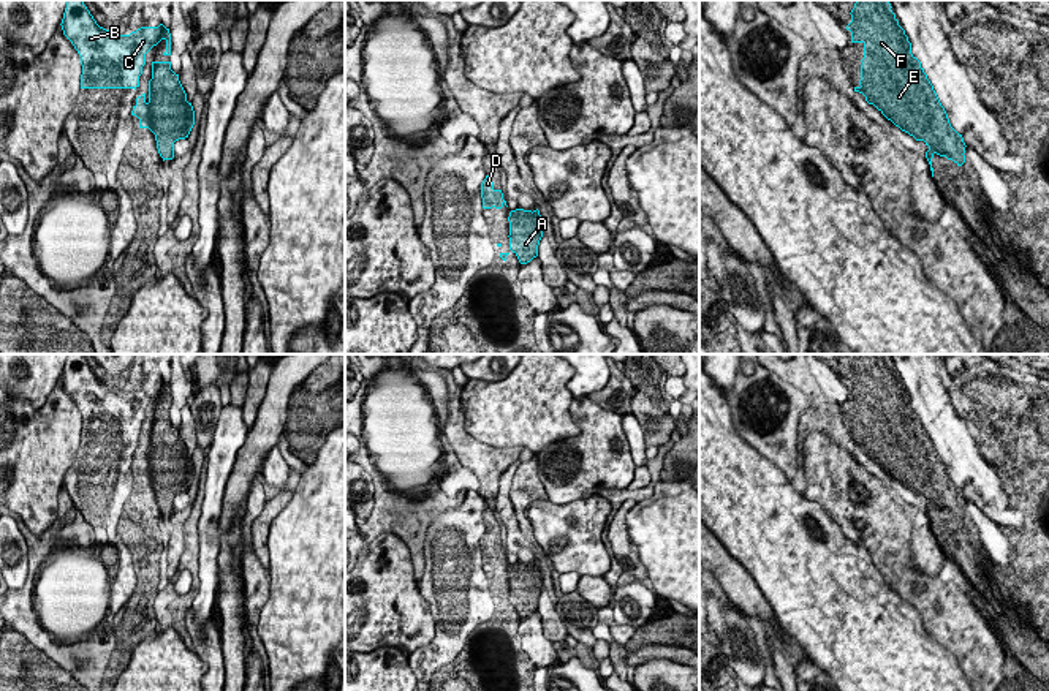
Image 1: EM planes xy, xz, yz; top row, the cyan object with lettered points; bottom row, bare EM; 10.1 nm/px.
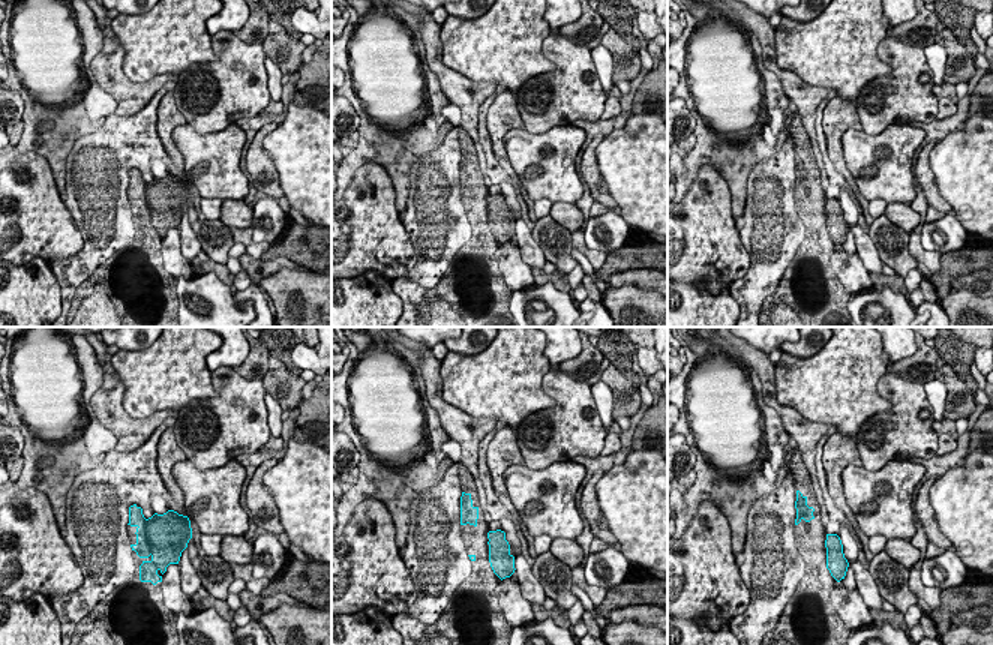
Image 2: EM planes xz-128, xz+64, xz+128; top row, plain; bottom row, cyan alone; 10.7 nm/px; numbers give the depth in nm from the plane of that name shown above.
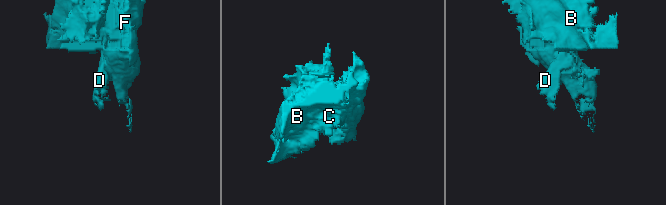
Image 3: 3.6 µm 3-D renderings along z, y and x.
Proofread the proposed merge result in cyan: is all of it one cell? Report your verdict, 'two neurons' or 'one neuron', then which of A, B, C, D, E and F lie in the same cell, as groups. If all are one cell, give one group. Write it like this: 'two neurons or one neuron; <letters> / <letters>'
one neuron; A B C D E F

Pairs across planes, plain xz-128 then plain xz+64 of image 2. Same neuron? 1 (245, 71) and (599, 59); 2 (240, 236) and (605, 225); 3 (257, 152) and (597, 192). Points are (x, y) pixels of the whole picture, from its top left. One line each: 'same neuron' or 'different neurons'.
1: different neurons
2: different neurons
3: same neuron

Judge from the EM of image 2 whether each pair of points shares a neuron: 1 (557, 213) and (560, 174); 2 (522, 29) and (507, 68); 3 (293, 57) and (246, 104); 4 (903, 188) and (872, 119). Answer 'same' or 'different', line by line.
1: different
2: same
3: different
4: different

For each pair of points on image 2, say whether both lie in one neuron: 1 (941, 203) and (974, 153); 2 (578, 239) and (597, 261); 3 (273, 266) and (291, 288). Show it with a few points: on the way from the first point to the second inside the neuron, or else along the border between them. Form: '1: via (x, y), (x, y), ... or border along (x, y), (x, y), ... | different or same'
1: border along (930, 165), (938, 192), (951, 209) | different
2: via (581, 245), (591, 255) | same
3: border along (308, 269), (279, 269), (266, 276), (260, 285) | different

